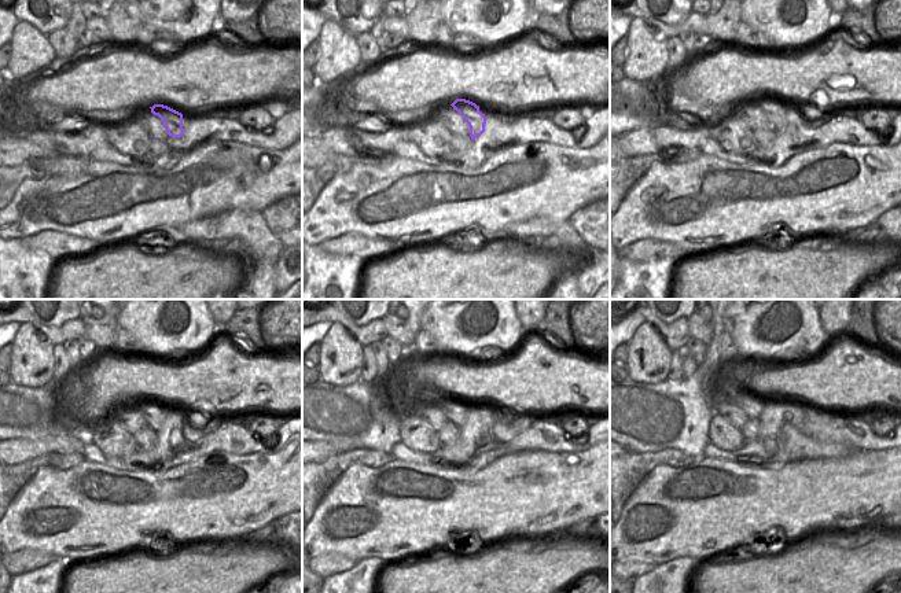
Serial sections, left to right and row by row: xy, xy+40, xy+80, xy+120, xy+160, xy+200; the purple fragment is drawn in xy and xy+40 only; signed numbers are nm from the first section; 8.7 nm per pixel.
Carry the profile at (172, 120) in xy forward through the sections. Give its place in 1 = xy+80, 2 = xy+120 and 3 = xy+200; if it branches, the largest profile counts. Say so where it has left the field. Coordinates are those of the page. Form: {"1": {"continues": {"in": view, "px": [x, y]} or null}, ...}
{"1": {"continues": {"in": "xy+80", "px": [773, 109]}}, "2": {"continues": {"in": "xy+120", "px": [153, 413]}}, "3": {"continues": {"in": "xy+200", "px": [728, 389]}}}

